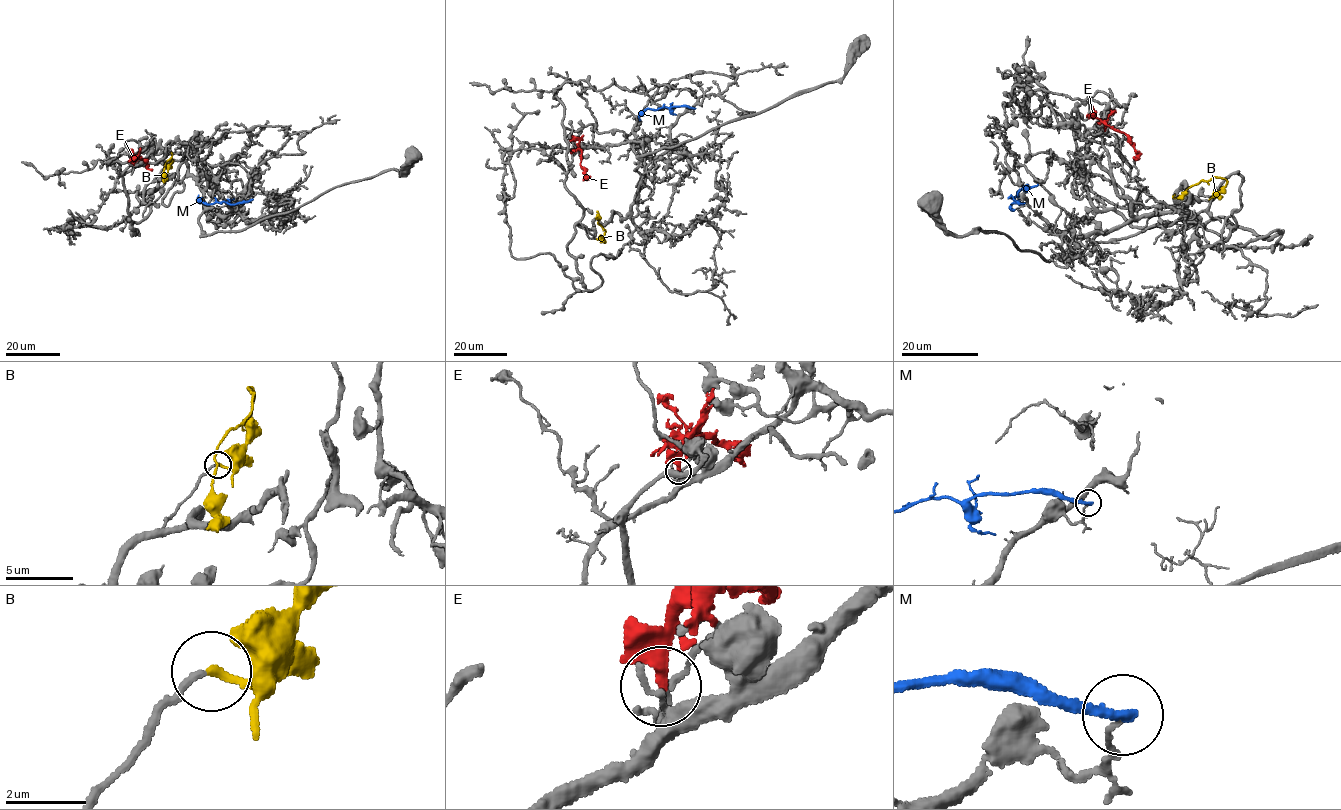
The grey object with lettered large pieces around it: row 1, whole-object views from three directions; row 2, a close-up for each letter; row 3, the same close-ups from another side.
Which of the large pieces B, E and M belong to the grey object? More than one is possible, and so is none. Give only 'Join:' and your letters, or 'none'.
Join: B

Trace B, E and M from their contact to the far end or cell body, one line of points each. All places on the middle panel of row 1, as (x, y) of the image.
B: (597, 238), (604, 241), (605, 230), (598, 223), (596, 212)
E: (574, 151), (580, 150), (580, 165), (585, 177), (590, 176)
M: (694, 108), (647, 109), (640, 120)

